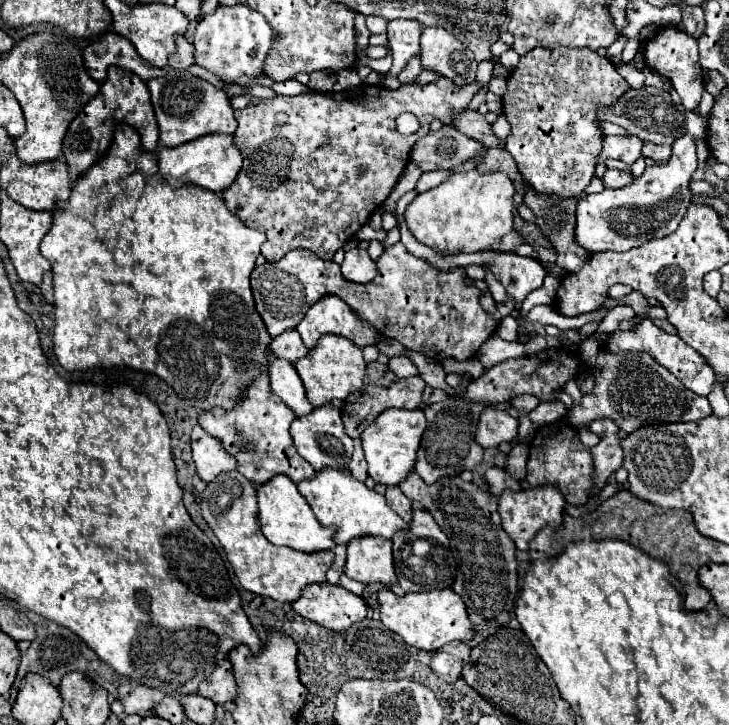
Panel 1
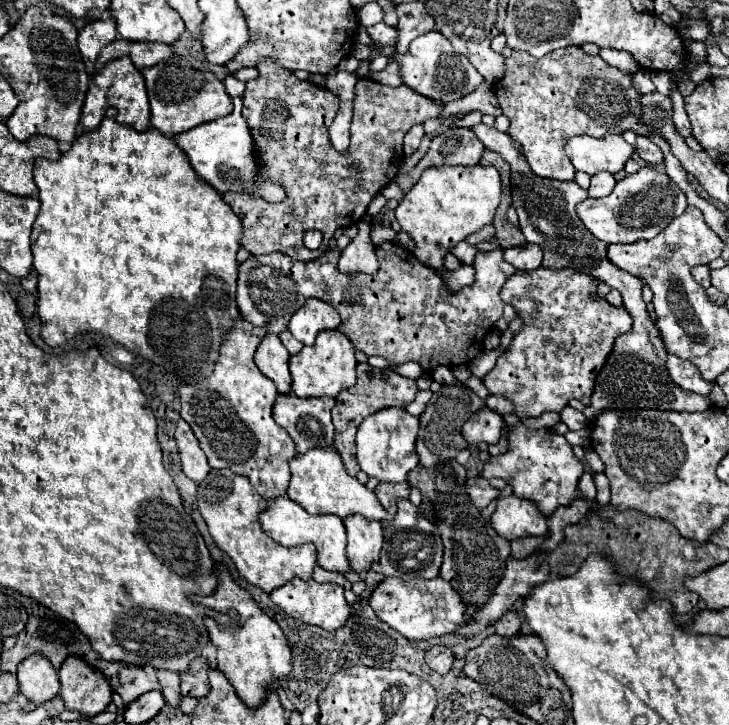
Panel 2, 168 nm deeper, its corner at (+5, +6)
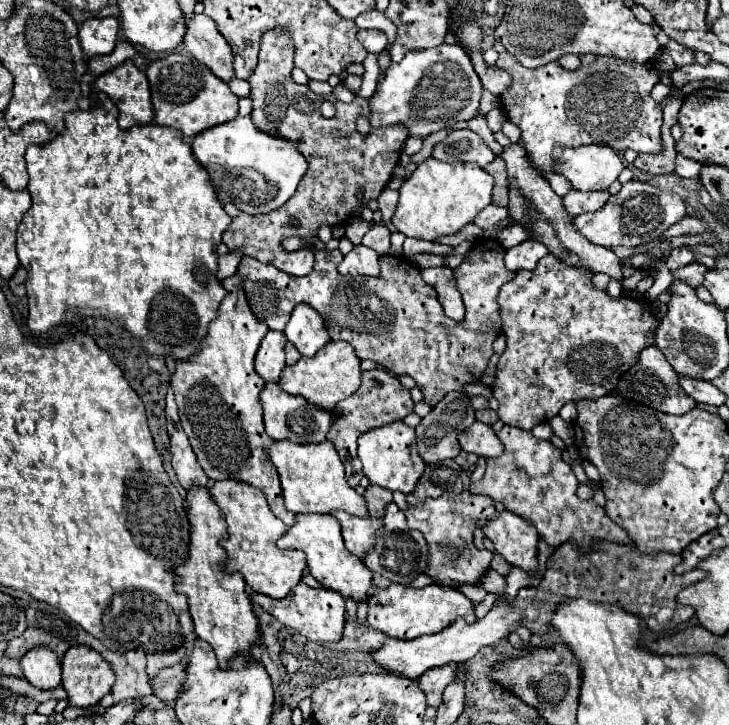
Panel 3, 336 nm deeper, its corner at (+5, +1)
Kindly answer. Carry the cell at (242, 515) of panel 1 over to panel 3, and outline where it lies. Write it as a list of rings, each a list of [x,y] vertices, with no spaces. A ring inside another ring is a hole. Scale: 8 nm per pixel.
[[[234,479],[214,481],[208,493],[220,507],[228,525],[228,537],[220,541],[228,553],[226,569],[242,573],[254,593],[262,593],[272,599],[284,599],[284,595],[290,593],[296,583],[300,583],[302,571],[306,569],[306,557],[300,551],[282,551],[276,547],[278,537],[284,533],[284,523],[270,511],[264,493]]]

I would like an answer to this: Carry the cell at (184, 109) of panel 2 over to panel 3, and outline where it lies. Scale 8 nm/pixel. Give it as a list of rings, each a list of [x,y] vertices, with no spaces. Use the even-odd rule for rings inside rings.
[[[172,53],[164,59],[152,61],[146,69],[146,77],[150,83],[156,125],[176,129],[184,139],[192,139],[204,129],[232,121],[238,115],[238,97],[230,91],[228,83],[220,81],[192,55]]]

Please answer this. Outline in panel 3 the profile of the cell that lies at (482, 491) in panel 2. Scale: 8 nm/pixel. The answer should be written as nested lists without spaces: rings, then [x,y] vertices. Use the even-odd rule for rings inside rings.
[[[470,491],[462,493],[444,493],[438,499],[418,501],[414,495],[408,495],[406,519],[410,529],[418,529],[424,533],[428,541],[428,575],[438,585],[456,587],[462,583],[478,583],[480,577],[488,571],[494,553],[486,549],[478,549],[472,543],[472,535],[482,521],[488,521],[494,513],[494,501],[484,495],[474,495]]]

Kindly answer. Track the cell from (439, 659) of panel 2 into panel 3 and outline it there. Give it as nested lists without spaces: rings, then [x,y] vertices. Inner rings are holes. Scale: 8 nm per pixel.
[[[442,665],[436,669],[428,669],[428,673],[422,673],[418,679],[420,689],[426,693],[426,701],[430,707],[438,707],[442,703],[442,691],[448,683],[452,683],[456,677],[454,667]]]

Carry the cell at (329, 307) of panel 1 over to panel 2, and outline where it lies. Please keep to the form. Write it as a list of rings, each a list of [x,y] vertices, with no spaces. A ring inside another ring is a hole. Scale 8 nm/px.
[[[306,300],[306,304],[290,318],[288,330],[296,340],[300,340],[306,346],[312,346],[318,332],[322,330],[334,330],[340,324],[340,316],[336,316],[336,310],[322,302],[322,300]]]

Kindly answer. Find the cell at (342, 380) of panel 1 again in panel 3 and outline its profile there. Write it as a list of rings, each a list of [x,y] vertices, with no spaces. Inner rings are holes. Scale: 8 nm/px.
[[[330,341],[314,357],[302,357],[296,365],[284,367],[278,385],[286,393],[306,397],[310,403],[330,411],[338,401],[350,397],[360,387],[360,359],[356,357],[352,345],[344,341]]]

